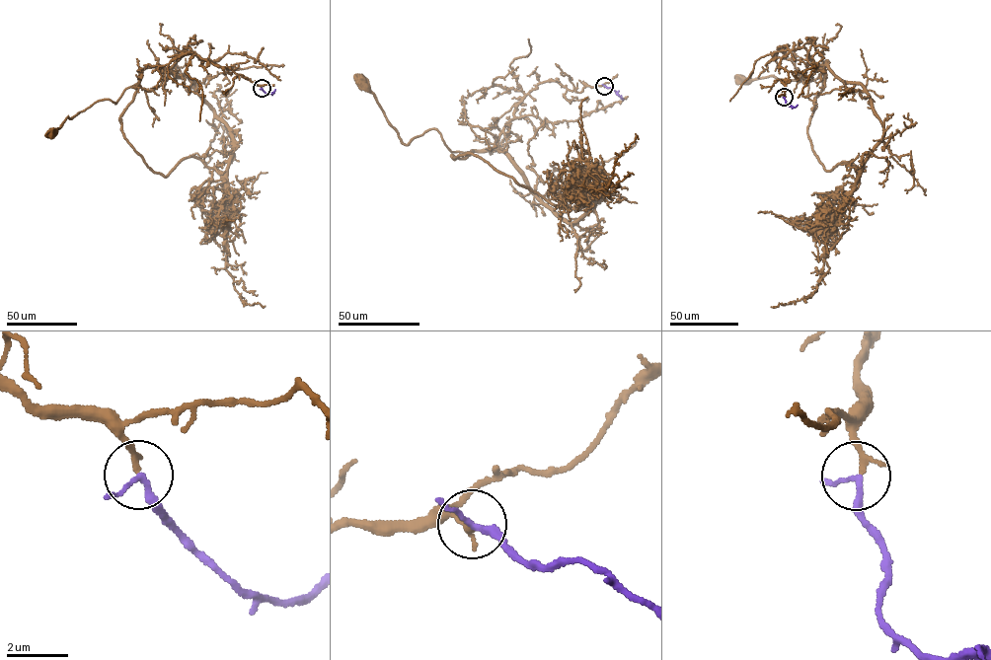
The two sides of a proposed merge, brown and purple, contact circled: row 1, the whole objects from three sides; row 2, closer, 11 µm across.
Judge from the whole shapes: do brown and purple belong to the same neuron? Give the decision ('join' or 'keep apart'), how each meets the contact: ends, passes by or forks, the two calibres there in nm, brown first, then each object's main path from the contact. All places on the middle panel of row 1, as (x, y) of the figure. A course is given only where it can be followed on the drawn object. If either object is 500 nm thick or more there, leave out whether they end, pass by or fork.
join; brown ends; purple passes by; calibres 200 and 160 nm; course brown (604, 86), (576, 92), (539, 83), (496, 146), (471, 153), (452, 152), (433, 129), (404, 144), (360, 83); course purple (604, 86), (623, 99)

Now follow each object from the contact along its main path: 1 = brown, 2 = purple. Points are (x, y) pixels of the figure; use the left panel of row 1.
1: (262, 88), (186, 50), (167, 68), (146, 67), (115, 104), (96, 102), (49, 133)
2: (262, 88), (267, 94), (275, 89)

